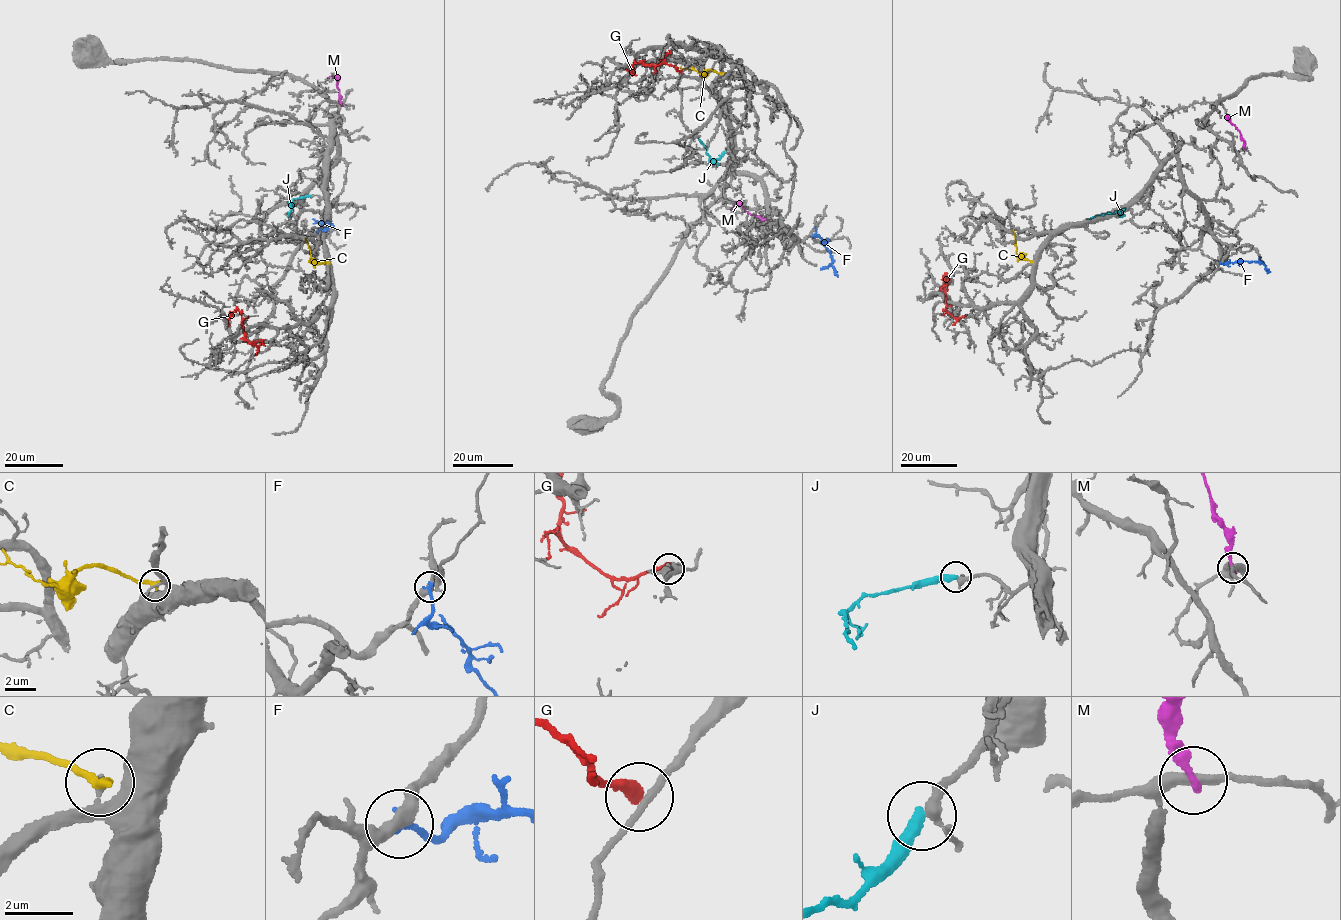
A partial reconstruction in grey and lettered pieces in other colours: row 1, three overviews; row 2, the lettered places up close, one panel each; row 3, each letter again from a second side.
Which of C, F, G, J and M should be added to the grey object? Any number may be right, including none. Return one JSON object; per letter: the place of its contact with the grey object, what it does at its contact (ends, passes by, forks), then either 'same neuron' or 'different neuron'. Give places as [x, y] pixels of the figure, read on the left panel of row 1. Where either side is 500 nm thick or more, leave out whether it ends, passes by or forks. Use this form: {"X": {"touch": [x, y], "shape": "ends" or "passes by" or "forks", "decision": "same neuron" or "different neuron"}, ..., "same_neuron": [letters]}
{"C": {"touch": [327, 263], "shape": "ends", "decision": "different neuron"}, "F": {"touch": [328, 229], "shape": "ends", "decision": "different neuron"}, "G": {"touch": [262, 343], "shape": "ends", "decision": "different neuron"}, "J": {"touch": [310, 195], "shape": "ends", "decision": "same neuron"}, "M": {"touch": [342, 105], "shape": "ends", "decision": "different neuron"}, "same_neuron": ["J"]}

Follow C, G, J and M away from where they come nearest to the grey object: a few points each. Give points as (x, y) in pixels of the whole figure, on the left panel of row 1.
C: (327, 263), (309, 261), (310, 253), (306, 238)
G: (262, 342), (257, 347), (246, 339), (242, 316), (237, 310), (228, 317), (229, 326)
J: (310, 195), (293, 199), (288, 216)
M: (342, 105), (337, 77), (327, 78)

